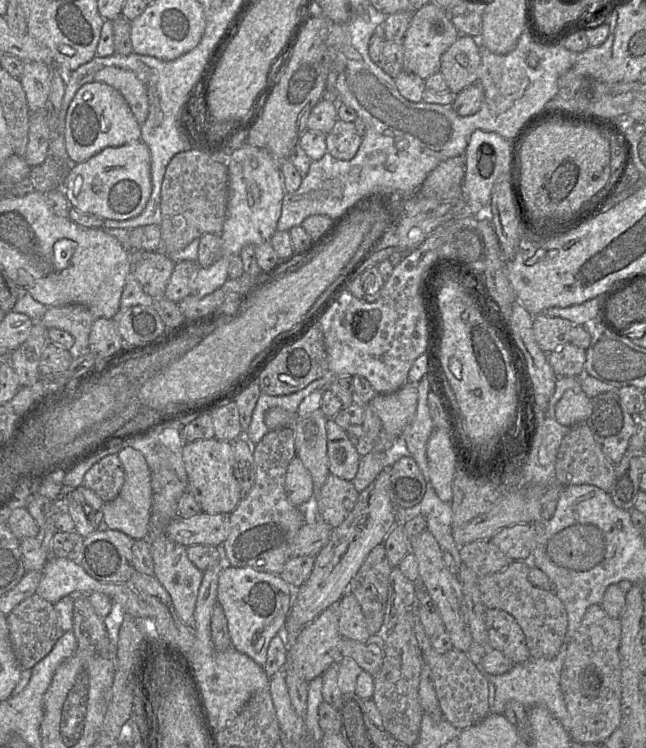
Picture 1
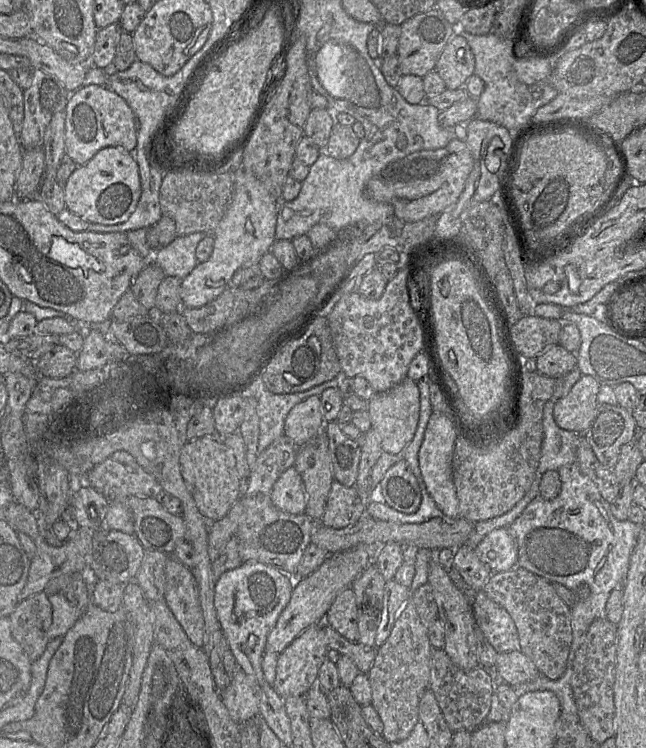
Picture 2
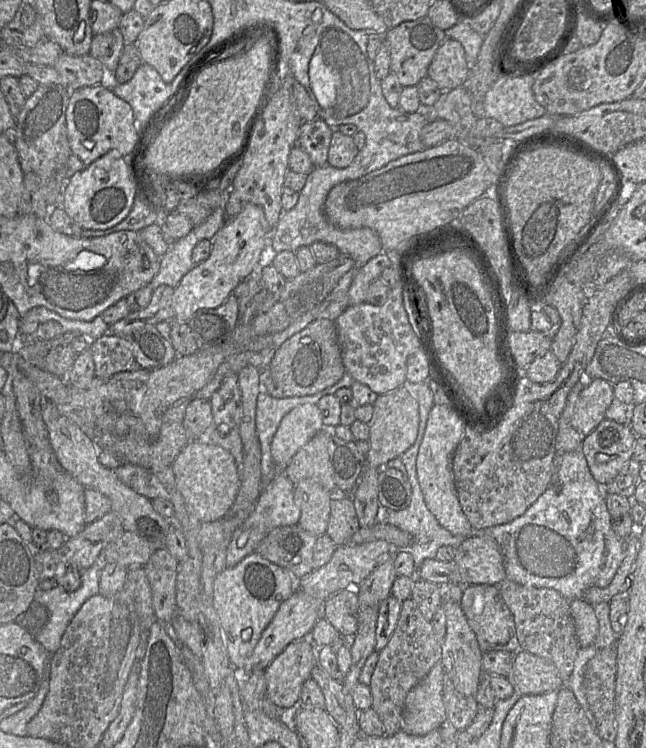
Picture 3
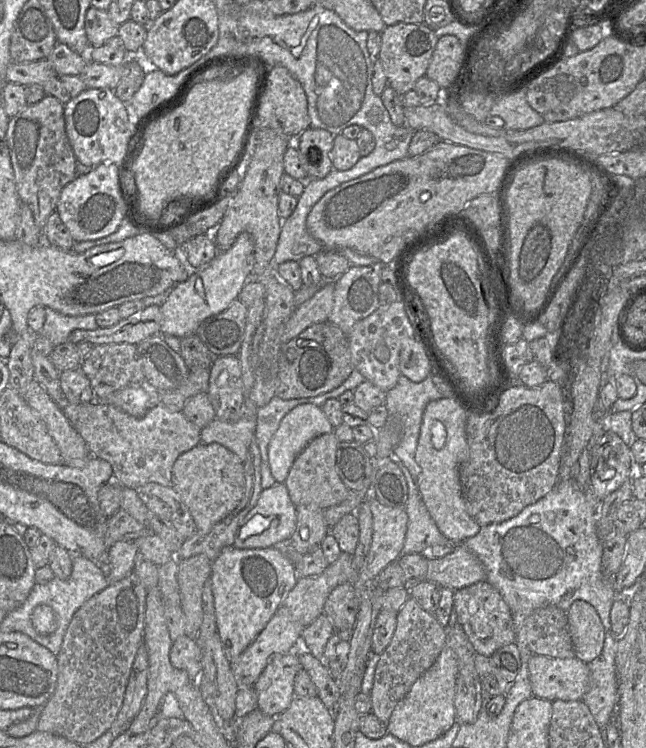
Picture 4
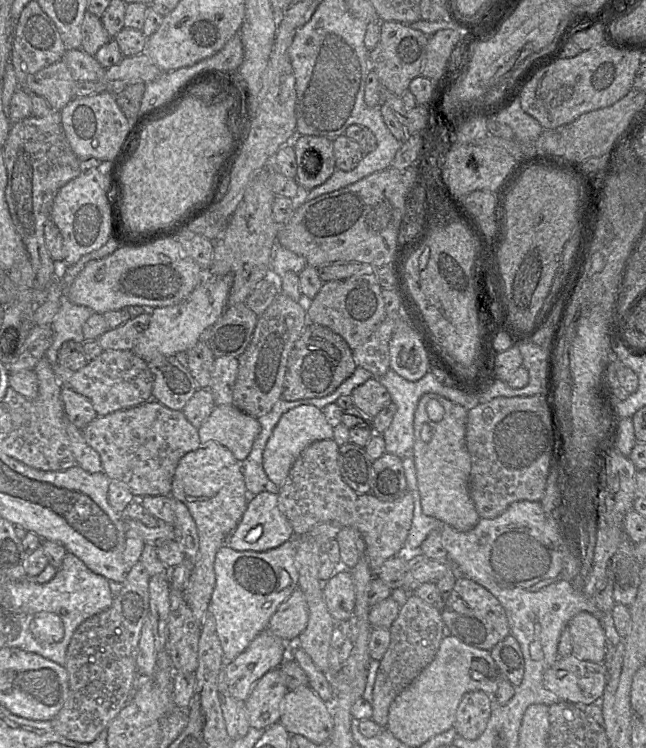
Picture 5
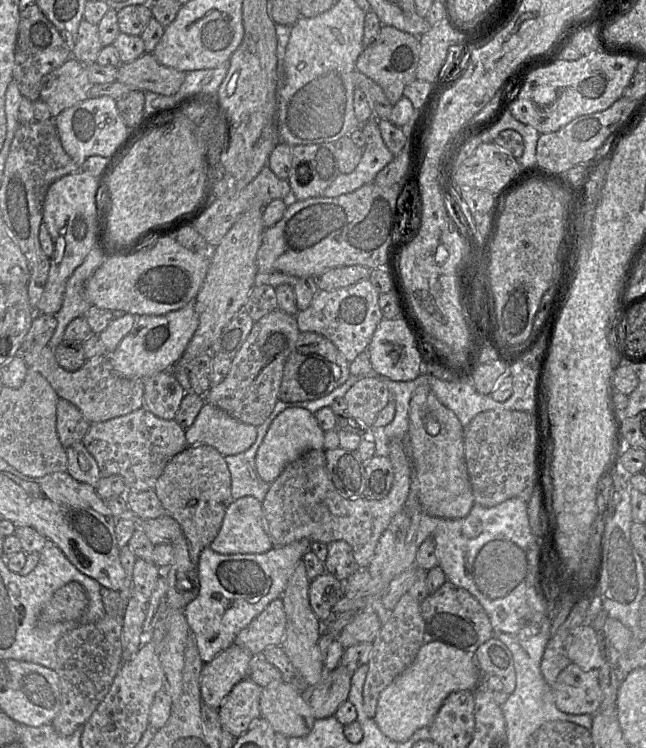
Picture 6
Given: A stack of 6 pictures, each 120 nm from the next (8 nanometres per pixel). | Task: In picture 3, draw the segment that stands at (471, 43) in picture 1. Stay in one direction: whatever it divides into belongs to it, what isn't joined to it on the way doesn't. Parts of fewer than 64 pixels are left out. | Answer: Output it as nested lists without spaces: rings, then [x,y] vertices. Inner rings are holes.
[[[446,38],[436,51],[427,76],[435,81],[442,91],[466,86],[469,64],[462,44],[452,38]]]

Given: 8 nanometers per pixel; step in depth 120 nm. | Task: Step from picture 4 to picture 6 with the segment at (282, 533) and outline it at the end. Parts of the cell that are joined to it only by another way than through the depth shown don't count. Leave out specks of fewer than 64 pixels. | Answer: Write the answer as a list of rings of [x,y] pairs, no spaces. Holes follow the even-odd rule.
[[[252,496],[233,501],[211,549],[221,554],[267,552],[273,543],[262,526],[262,502]]]

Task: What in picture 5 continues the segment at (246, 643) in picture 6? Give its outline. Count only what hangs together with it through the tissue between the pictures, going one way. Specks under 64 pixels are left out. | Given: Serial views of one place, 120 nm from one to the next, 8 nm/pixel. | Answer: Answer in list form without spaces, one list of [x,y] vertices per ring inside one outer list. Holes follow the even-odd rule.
[[[297,588],[283,601],[271,616],[267,629],[290,645],[294,645],[298,636],[306,628],[309,609],[306,599]]]

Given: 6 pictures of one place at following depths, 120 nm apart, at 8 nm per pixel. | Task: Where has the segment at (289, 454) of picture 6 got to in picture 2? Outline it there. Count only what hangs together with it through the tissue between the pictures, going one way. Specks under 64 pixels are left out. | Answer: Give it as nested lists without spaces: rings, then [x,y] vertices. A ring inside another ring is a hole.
[[[313,395],[296,404],[287,414],[284,422],[284,435],[292,440],[296,447],[303,446],[312,439],[324,426],[320,412],[320,396]]]

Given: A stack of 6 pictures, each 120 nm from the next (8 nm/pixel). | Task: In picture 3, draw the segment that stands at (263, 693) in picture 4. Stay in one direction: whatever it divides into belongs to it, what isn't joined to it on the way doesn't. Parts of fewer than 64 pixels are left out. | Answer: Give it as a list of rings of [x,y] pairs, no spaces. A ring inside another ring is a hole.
[[[303,637],[294,640],[264,670],[266,698],[284,710],[300,704],[303,683],[317,664],[317,647]]]

